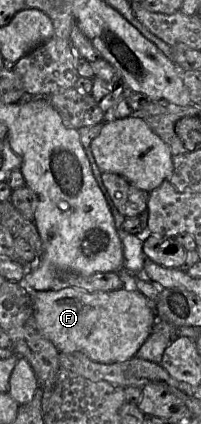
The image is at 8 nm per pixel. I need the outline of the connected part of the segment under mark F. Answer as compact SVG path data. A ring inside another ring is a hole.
M71 286L50 291L31 291L34 315L39 332L61 353L81 352L92 361L111 364L124 362L134 357L150 335L157 320L151 302L138 290L124 288L114 291L88 292Z

